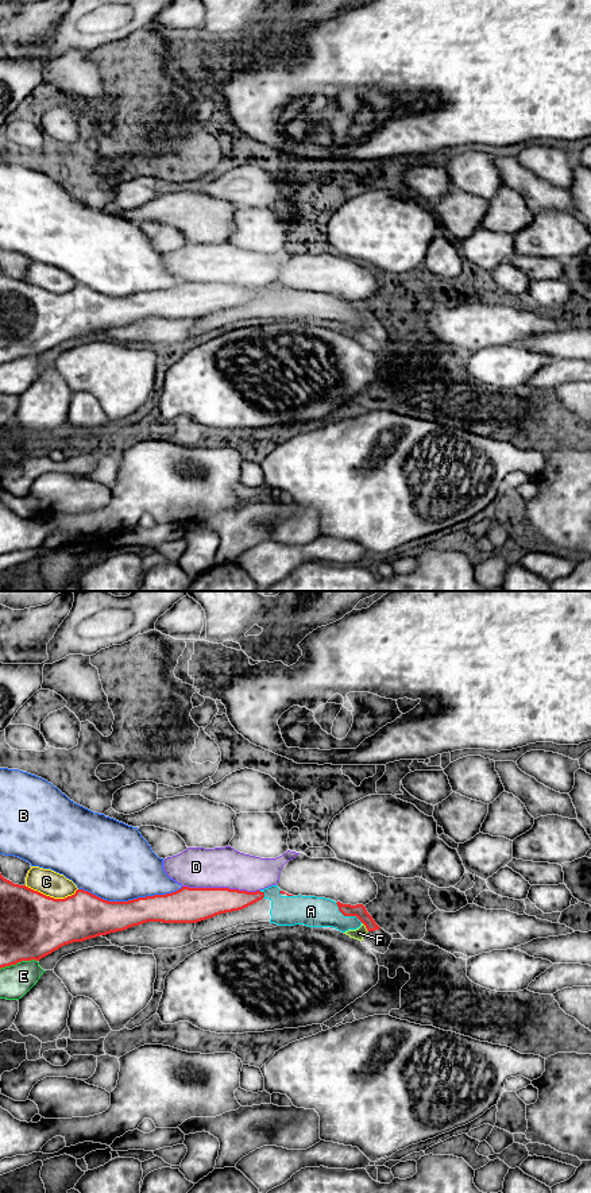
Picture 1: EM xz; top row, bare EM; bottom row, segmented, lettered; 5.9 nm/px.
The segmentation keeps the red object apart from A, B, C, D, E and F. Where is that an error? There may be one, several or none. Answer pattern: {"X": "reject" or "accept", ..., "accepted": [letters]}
{"A": "reject", "B": "reject", "C": "reject", "D": "reject", "E": "reject", "F": "reject", "accepted": []}

